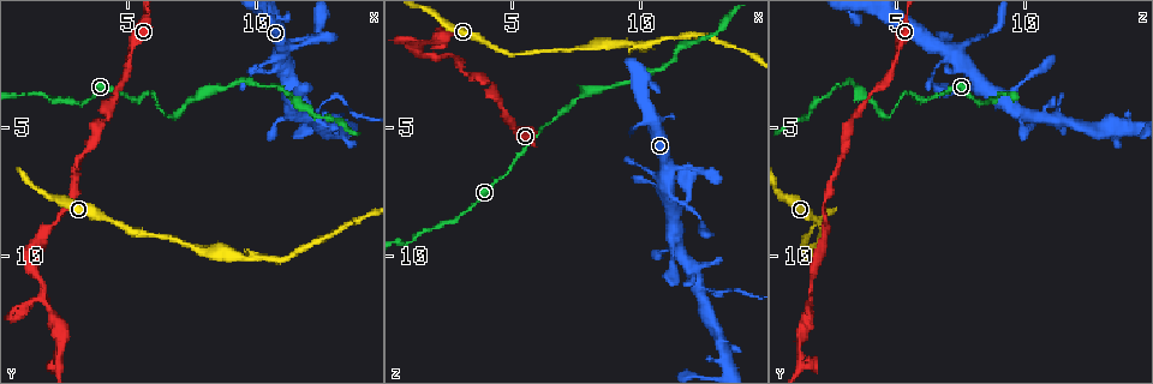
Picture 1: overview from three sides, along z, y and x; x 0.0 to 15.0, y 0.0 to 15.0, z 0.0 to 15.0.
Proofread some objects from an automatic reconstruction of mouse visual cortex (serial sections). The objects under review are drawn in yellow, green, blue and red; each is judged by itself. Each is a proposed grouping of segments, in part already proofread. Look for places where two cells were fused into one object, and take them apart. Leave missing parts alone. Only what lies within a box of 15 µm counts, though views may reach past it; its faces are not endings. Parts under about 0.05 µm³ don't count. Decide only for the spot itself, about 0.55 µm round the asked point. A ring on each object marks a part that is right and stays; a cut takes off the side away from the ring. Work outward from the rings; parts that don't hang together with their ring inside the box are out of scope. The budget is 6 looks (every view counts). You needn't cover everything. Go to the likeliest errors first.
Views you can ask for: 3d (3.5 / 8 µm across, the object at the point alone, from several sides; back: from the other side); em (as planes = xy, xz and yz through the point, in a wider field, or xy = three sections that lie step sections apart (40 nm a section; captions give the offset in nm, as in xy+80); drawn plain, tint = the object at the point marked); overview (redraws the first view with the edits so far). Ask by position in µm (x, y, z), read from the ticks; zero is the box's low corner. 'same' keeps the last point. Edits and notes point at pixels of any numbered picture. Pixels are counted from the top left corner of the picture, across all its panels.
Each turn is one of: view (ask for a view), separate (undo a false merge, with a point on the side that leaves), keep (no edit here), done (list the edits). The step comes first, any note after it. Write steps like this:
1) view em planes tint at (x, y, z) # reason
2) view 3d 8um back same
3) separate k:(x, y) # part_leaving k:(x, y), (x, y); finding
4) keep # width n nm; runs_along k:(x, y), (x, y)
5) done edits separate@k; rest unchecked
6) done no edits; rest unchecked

view 3d 3.5um at (1.8, 11.6, 1.6) # two arms in line, one across

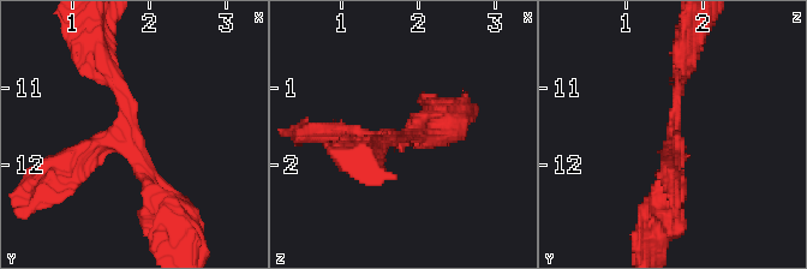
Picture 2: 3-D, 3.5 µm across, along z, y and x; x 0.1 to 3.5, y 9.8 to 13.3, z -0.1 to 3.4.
view em xy step 5 tint at (1.75, 11.60, 1.60) # arms 3; arm_widths 150, 200, 250 nm

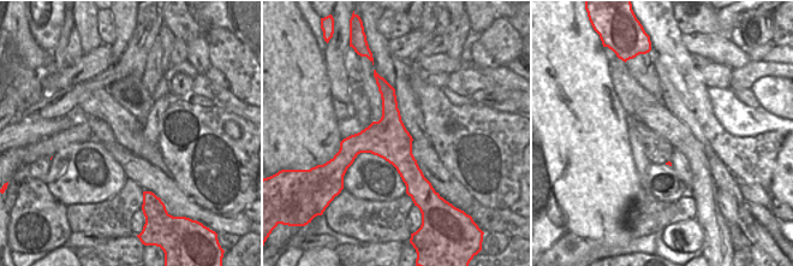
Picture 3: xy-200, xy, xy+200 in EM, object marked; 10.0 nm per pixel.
keep # width 400 nm; runs_along 2:(97, 60), (160, 203); all the same cell

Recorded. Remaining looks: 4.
view 3d 8um at (9.8, 10.0, 1.8) # calibre changes

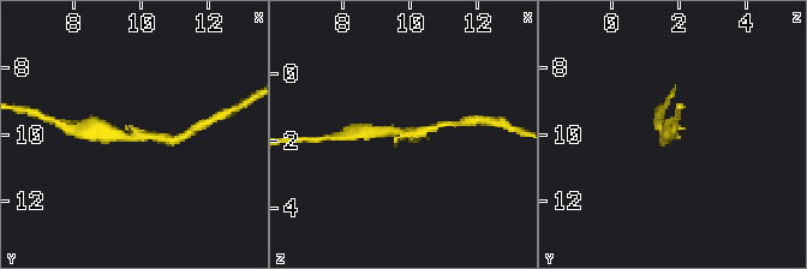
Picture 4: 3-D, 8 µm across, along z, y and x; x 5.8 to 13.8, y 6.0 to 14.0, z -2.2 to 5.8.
view 3d 3.5um at (9.8, 10.0, 1.8) # zoom in

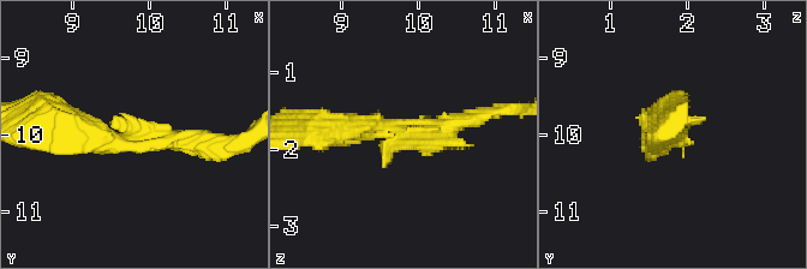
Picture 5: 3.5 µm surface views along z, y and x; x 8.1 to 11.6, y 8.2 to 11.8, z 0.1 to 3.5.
view em planes tint at (9.80, 10.05, 1.80) # now the EM

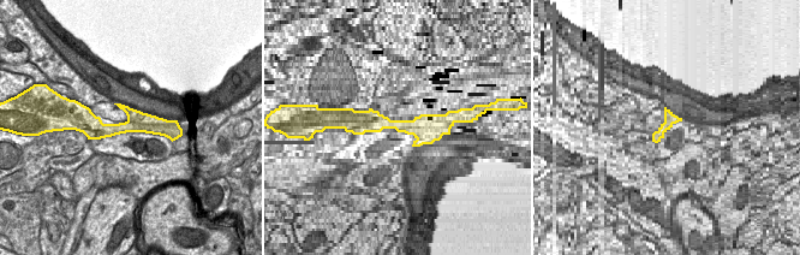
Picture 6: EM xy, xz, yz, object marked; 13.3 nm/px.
keep # runs_along 5:(61, 124), (209, 145); all the same cell

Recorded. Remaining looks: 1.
done no edits; rest unchecked

